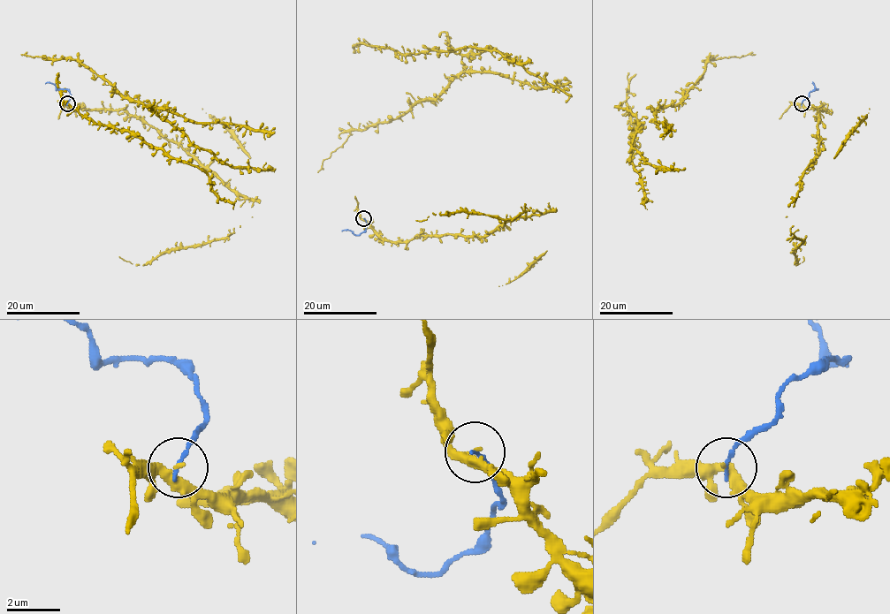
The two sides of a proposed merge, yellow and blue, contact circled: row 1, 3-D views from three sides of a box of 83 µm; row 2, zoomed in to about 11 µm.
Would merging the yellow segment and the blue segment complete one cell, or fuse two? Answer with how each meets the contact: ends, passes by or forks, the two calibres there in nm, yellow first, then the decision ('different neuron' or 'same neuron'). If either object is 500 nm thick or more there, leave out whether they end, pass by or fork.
yellow passes by | blue ends | 300/140 nm | different neuron

